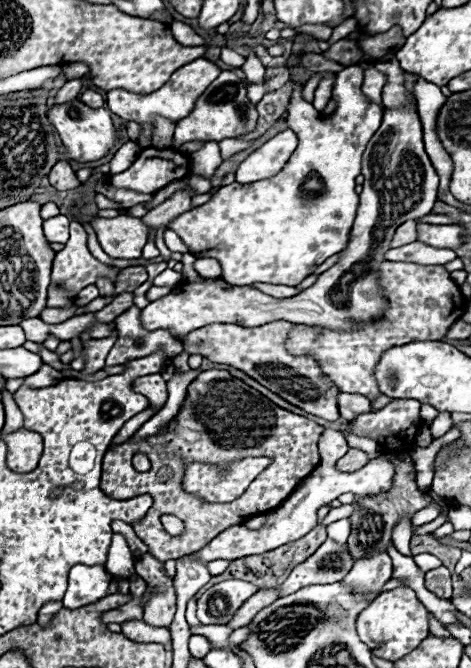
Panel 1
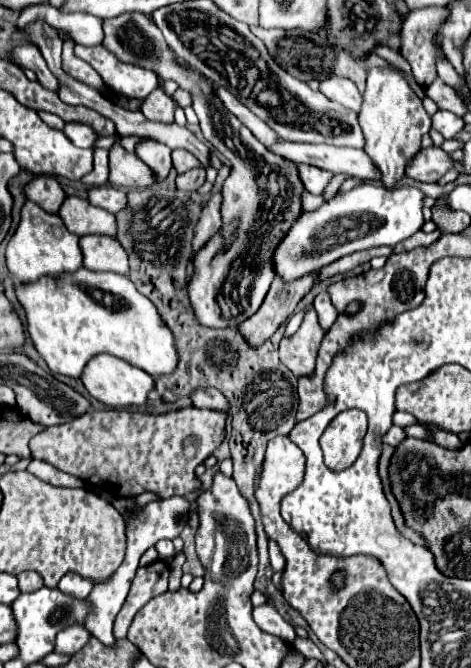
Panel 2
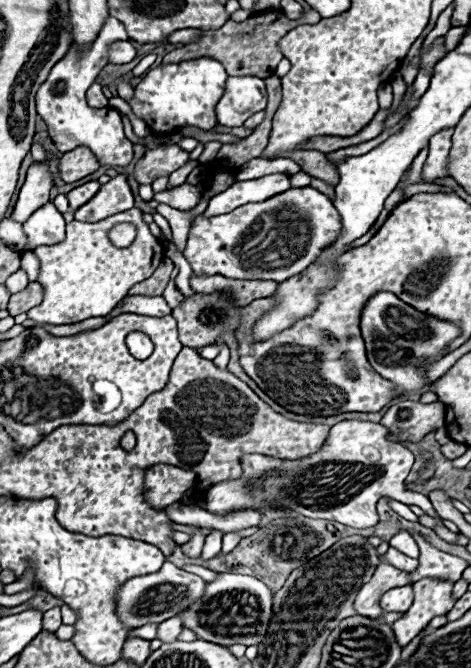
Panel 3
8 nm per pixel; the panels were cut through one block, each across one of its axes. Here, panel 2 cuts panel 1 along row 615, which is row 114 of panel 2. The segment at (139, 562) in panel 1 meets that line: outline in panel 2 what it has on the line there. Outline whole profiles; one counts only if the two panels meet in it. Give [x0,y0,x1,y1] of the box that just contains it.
[142,88,174,122]

